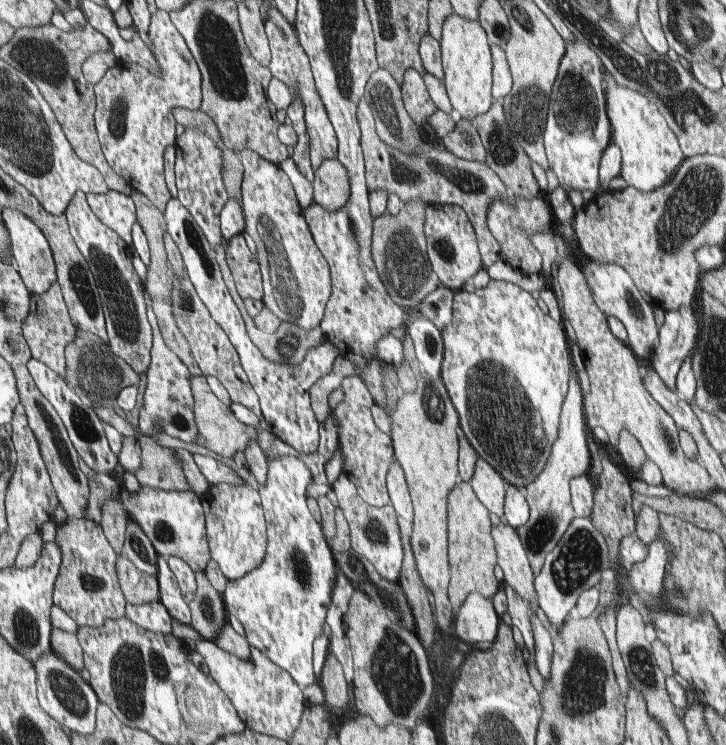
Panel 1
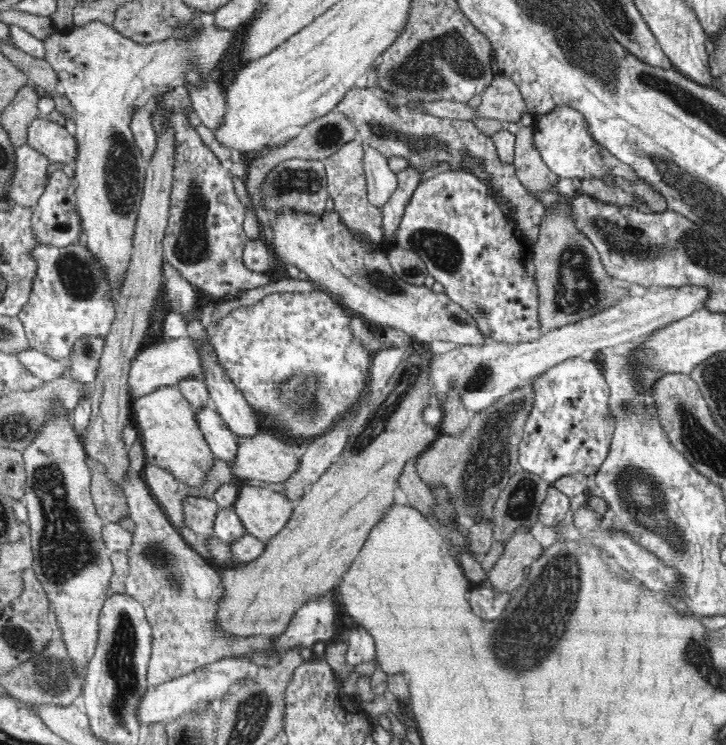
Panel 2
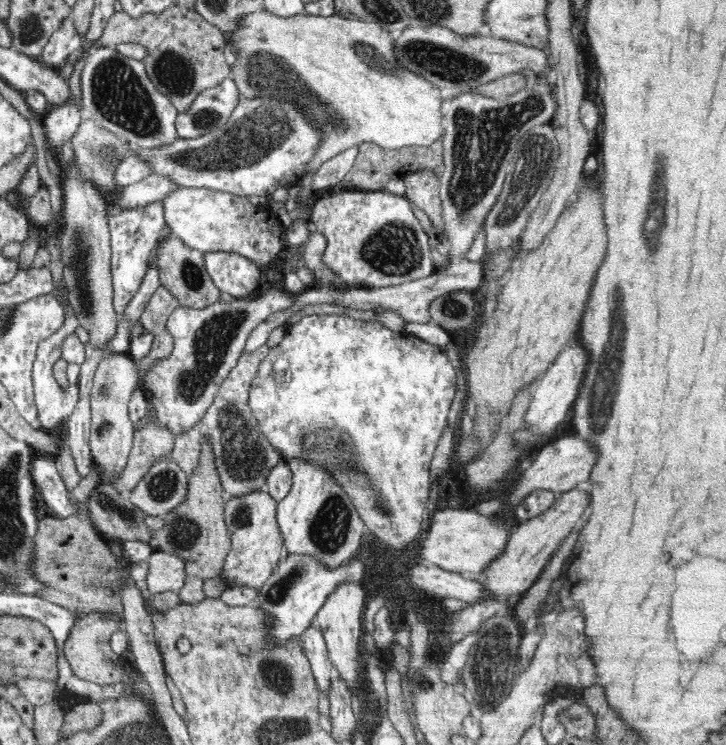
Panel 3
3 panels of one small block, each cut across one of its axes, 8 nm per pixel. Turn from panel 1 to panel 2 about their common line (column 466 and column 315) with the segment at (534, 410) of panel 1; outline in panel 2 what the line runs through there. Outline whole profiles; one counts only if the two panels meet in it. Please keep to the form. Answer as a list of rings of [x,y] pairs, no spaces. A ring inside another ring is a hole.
[[[312,291],[309,293],[272,293],[266,295],[260,302],[254,304],[254,306],[244,306],[238,308],[238,310],[232,310],[228,316],[224,316],[222,320],[218,320],[216,324],[211,324],[210,322],[205,322],[205,336],[207,336],[207,342],[211,344],[211,350],[217,358],[219,364],[223,364],[221,367],[225,370],[225,374],[236,385],[236,388],[244,395],[244,398],[248,401],[248,404],[257,410],[263,418],[267,418],[270,432],[273,430],[275,434],[279,436],[287,436],[291,438],[294,443],[298,445],[308,444],[304,440],[312,441],[312,438],[320,436],[320,434],[326,434],[334,424],[336,420],[340,420],[342,414],[346,414],[348,410],[352,410],[356,406],[356,402],[360,400],[366,384],[368,384],[368,372],[370,372],[370,364],[372,364],[372,356],[376,351],[371,351],[364,347],[364,343],[360,339],[356,339],[352,335],[352,327],[350,327],[350,322],[352,322],[354,314],[347,311],[346,308],[340,306],[334,298],[324,293],[324,291]]]

